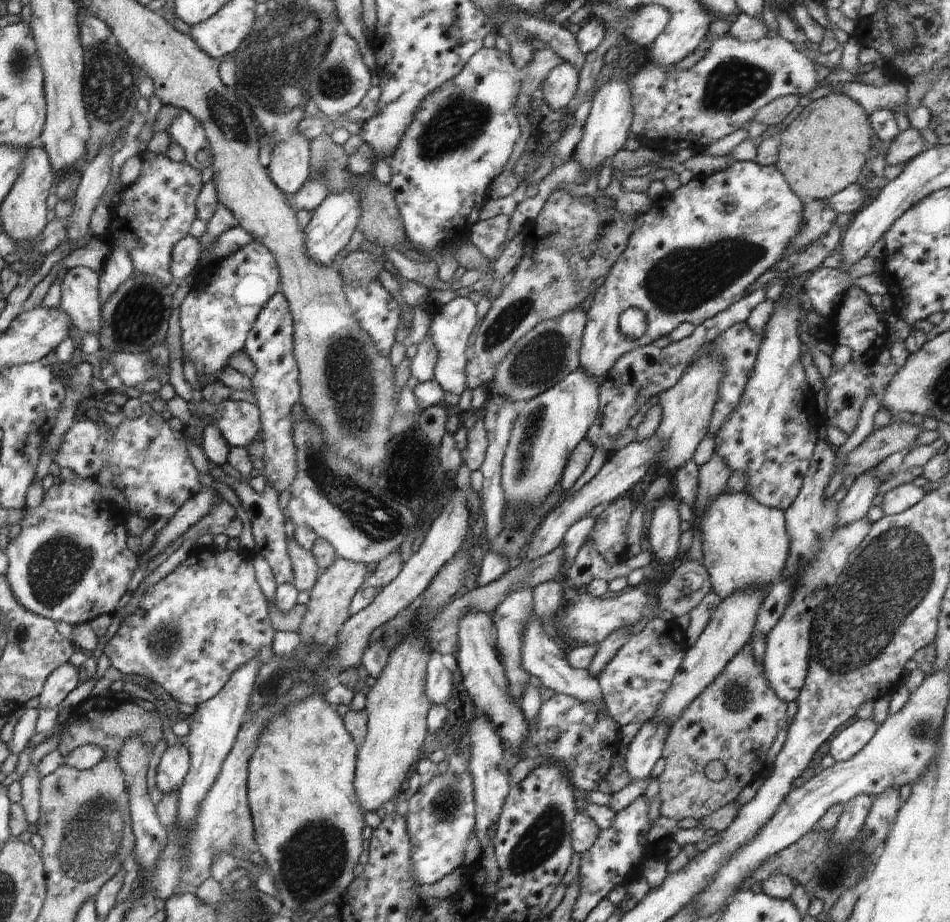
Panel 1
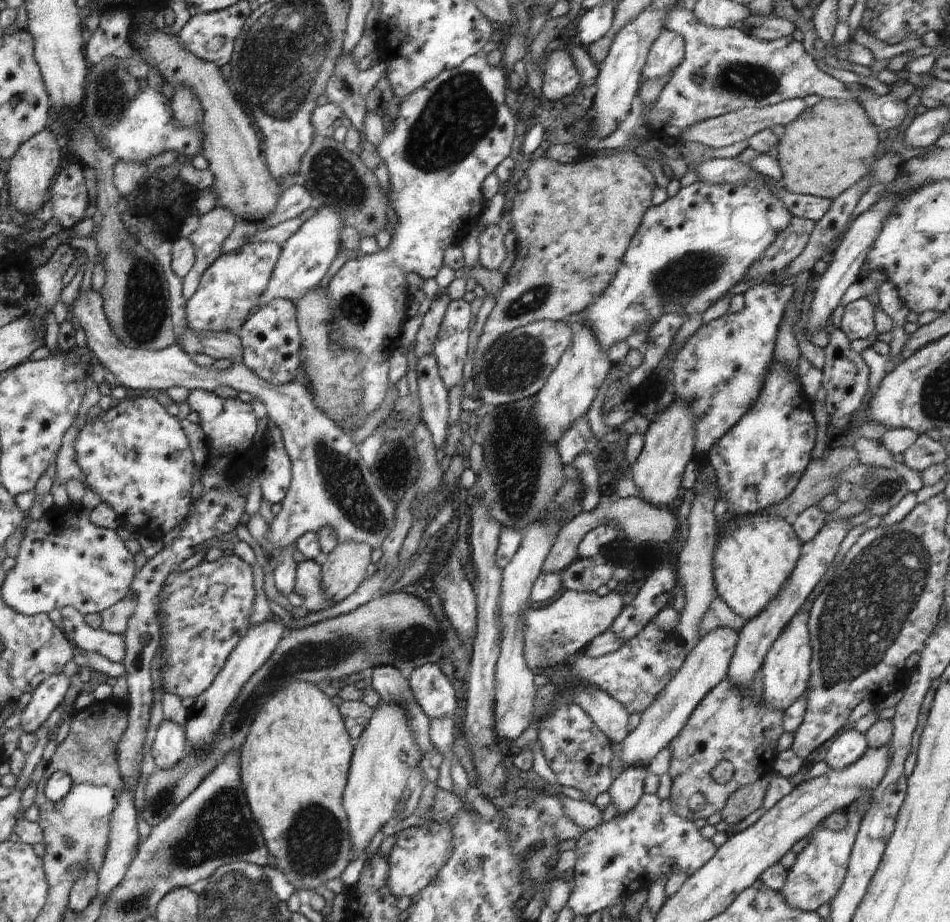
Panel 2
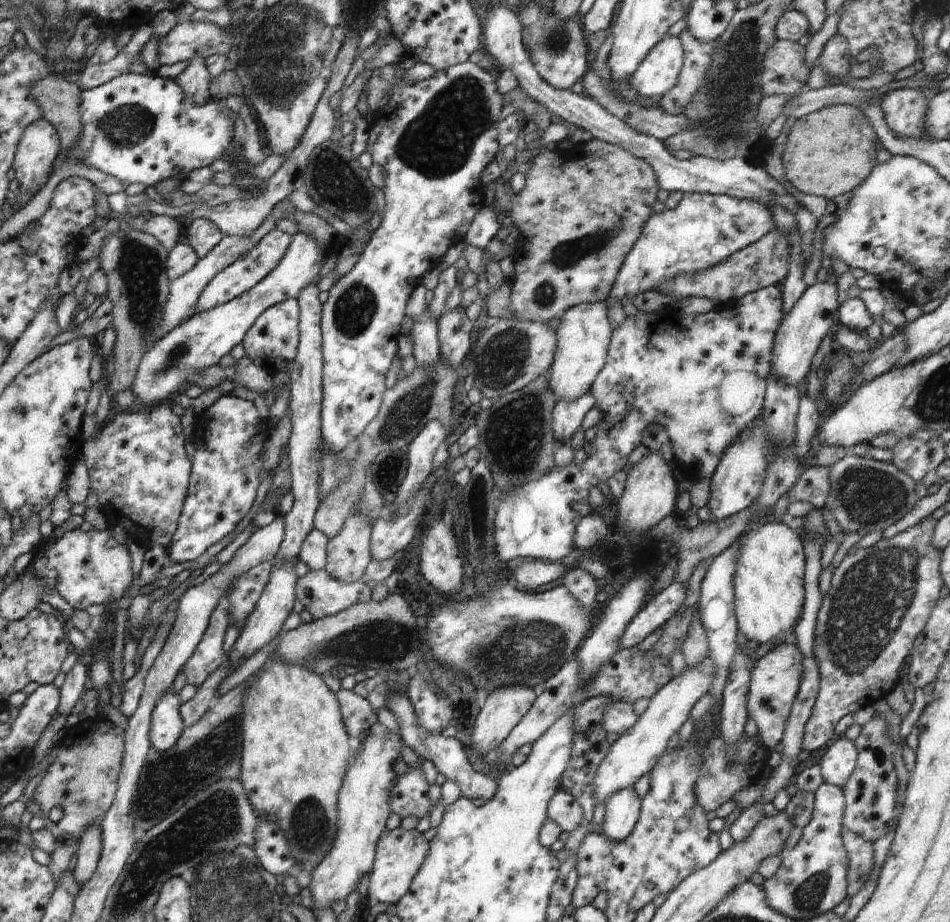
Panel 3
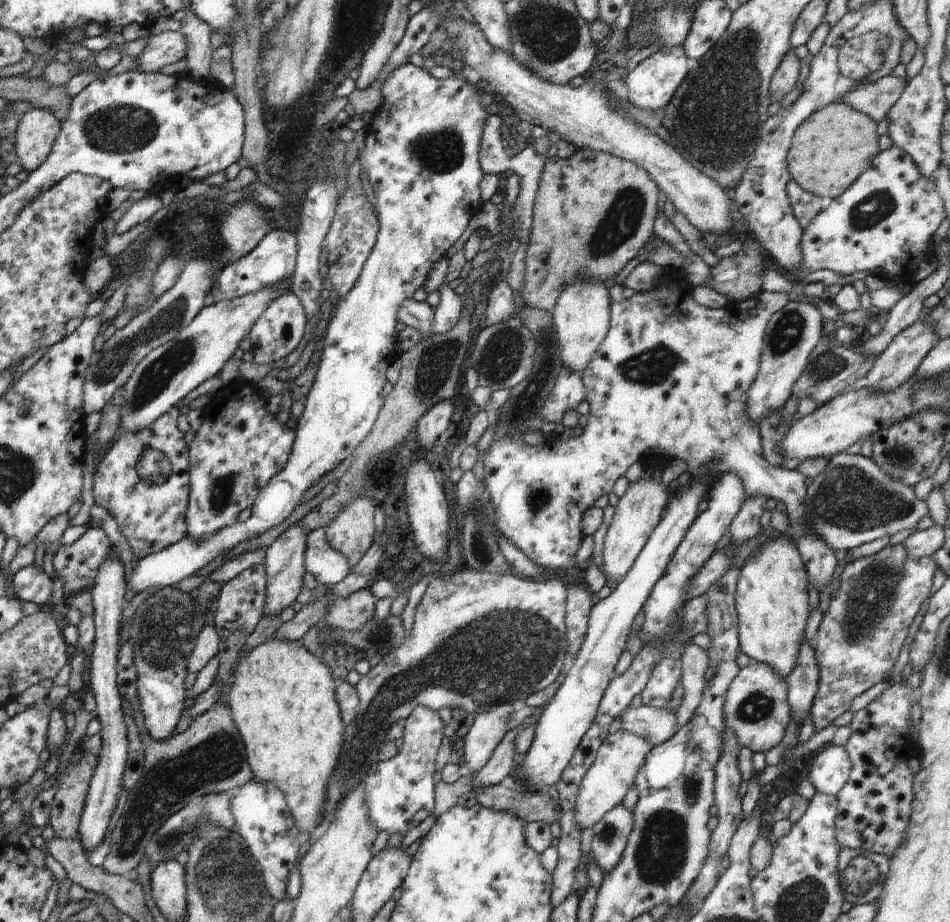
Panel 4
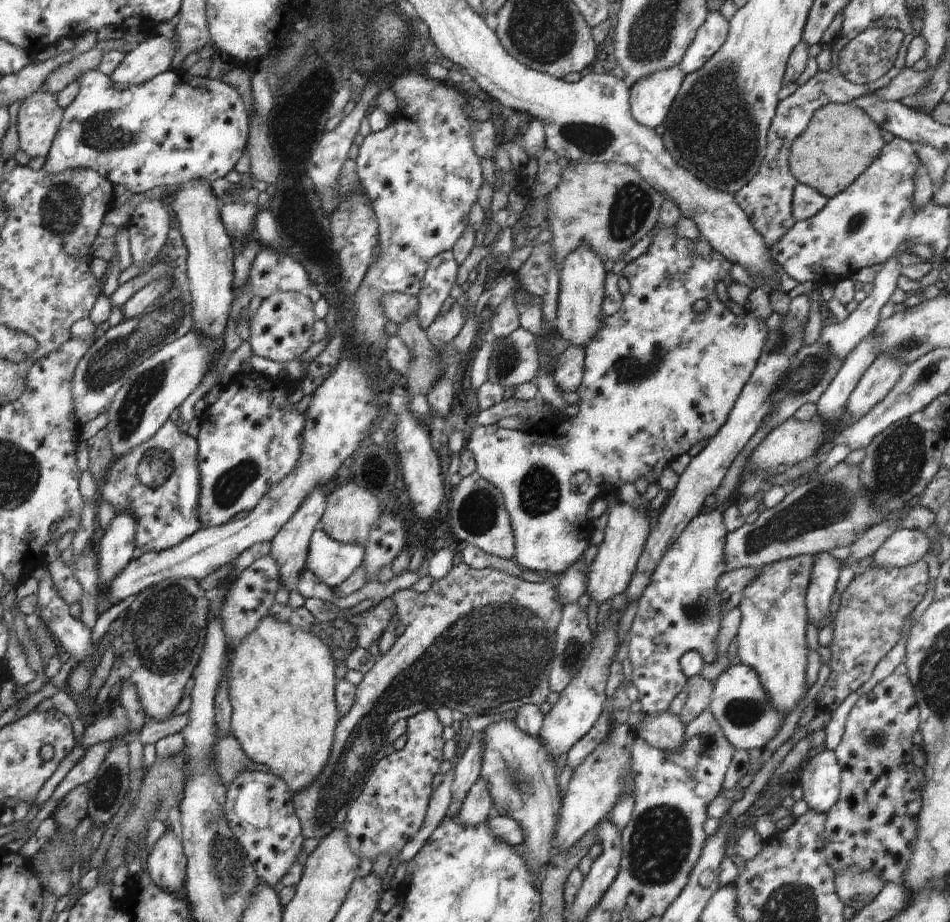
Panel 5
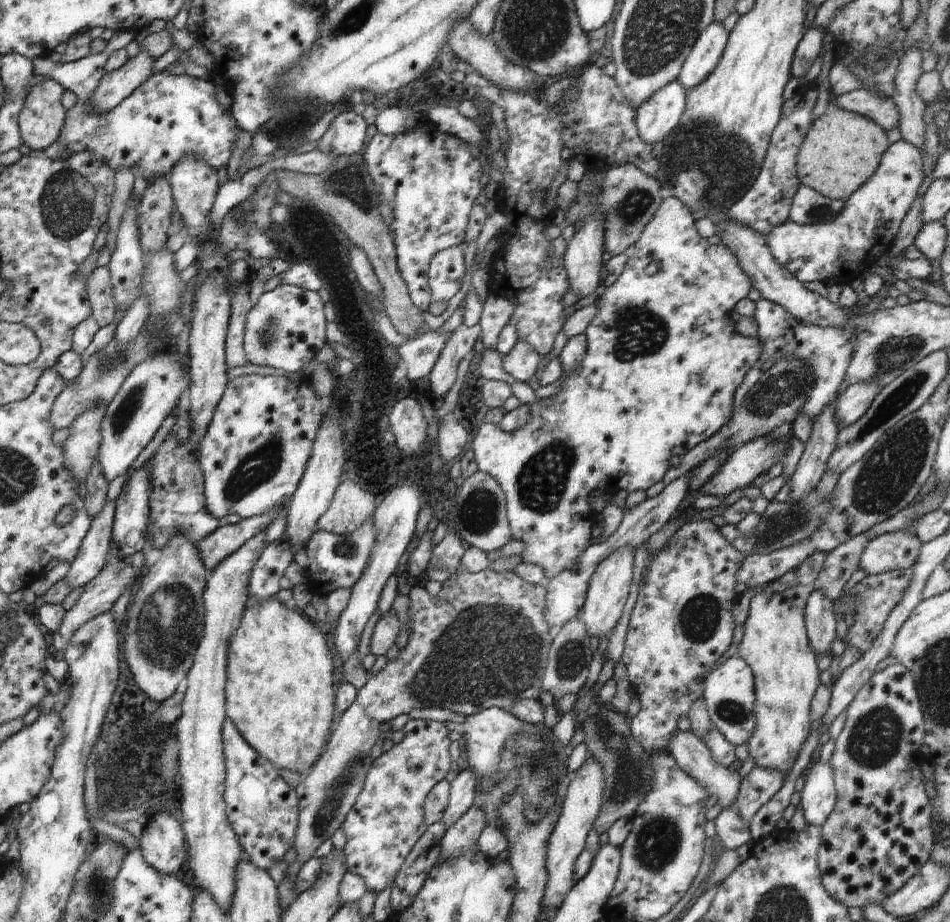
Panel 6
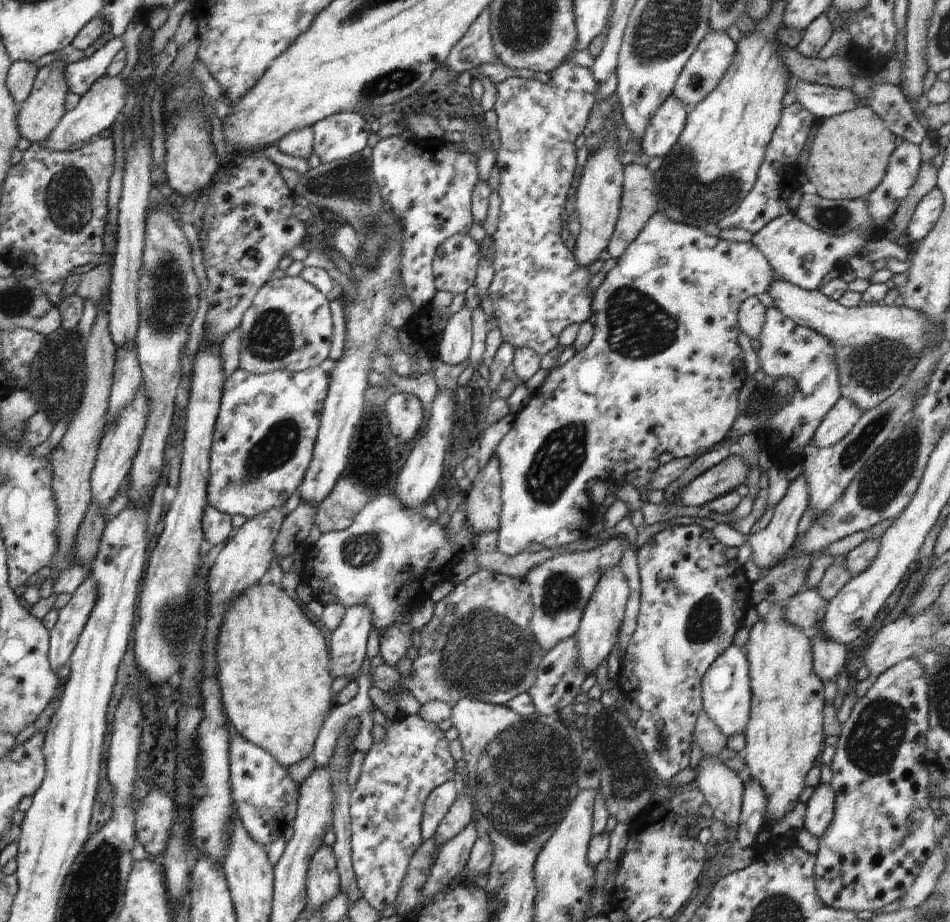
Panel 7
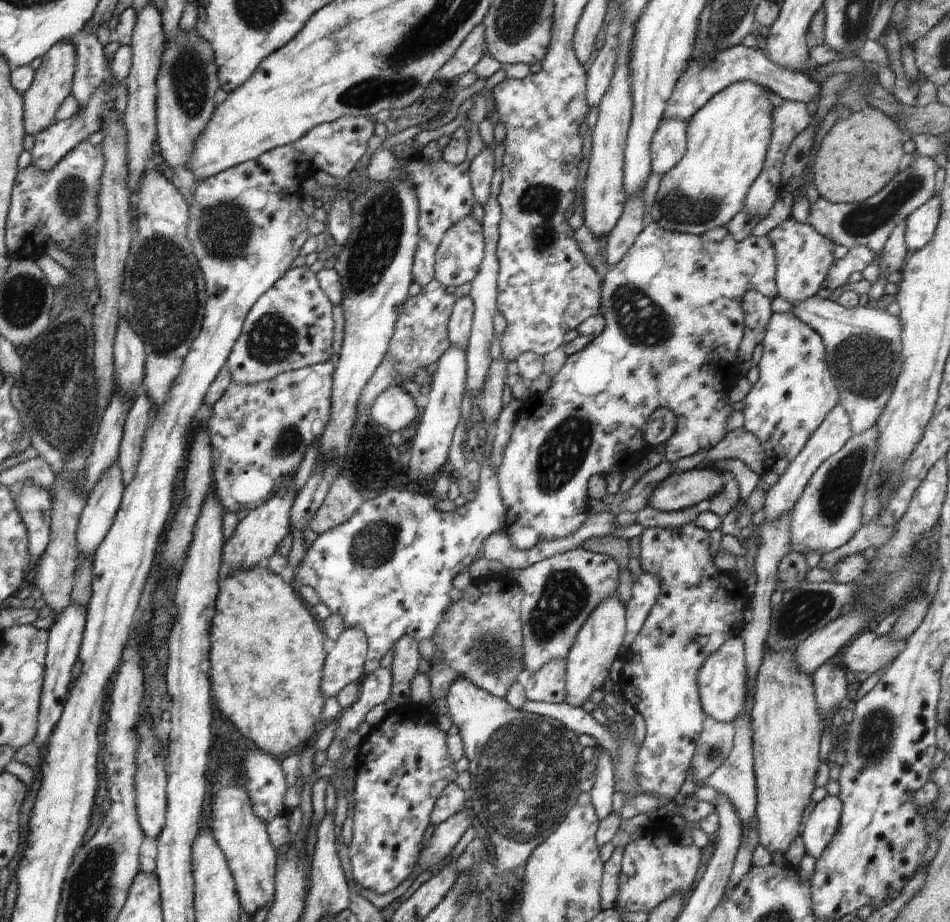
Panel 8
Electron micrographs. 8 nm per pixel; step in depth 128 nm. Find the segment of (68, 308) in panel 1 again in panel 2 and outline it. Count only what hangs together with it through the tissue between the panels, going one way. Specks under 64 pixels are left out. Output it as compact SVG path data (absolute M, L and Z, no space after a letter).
M92 288L88 292L78 292L68 316L78 319L80 328L86 334L88 350L116 376L121 386L158 392L182 386L189 391L204 390L209 393L218 386L228 386L238 392L251 393L266 406L267 418L281 429L283 445L291 464L288 492L268 530L266 544L270 548L288 548L305 532L317 533L326 526L334 530L338 544L360 542L370 546L371 551L381 548L396 520L395 505L374 484L370 468L364 464L357 445L314 404L311 394L302 384L270 384L248 370L244 363L231 364L226 370L218 370L211 365L198 366L177 343L159 351L128 348L114 336L103 311L103 298Z

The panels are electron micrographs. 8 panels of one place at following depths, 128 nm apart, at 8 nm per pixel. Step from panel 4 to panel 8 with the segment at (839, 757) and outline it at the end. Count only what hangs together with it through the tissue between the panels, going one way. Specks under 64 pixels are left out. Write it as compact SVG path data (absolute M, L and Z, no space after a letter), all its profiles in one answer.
M828 795L816 804L810 819L803 826L802 843L807 853L814 861L825 854L830 842L838 833L843 805L838 797Z

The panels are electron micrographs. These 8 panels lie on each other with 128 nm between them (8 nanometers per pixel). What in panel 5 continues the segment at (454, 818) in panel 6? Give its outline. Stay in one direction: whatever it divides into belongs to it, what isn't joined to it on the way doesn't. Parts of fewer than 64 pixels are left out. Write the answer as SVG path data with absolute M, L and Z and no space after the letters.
M481 731L475 732L472 742L464 755L459 758L456 768L452 769L453 782L451 783L451 794L453 801L463 802L471 787L481 776L483 756L483 743L481 742Z

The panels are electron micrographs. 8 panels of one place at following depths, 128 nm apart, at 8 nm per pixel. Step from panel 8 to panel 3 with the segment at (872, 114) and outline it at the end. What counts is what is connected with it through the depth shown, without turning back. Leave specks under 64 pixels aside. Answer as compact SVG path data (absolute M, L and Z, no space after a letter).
M848 104L826 106L797 119L788 130L786 148L781 156L784 176L803 194L832 200L834 196L842 196L842 194L856 190L870 176L872 168L877 163L878 143L879 140L872 125L860 109L848 106Z

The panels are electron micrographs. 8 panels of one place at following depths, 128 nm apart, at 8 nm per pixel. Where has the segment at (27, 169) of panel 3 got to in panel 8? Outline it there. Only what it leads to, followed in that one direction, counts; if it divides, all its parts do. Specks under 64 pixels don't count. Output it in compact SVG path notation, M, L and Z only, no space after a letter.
M72 40L58 42L42 58L41 66L35 70L32 86L22 95L24 105L25 134L40 134L56 122L56 110L71 96L73 77L76 71L77 51Z

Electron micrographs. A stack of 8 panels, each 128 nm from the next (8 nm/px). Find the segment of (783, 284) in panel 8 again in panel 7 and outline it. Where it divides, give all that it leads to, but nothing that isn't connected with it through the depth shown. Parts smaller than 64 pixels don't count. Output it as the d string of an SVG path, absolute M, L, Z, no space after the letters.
M903 141L894 148L882 182L878 184L876 190L872 190L868 196L862 198L868 202L868 212L874 220L872 230L850 230L848 234L842 234L842 236L830 236L811 226L806 226L806 223L790 210L784 216L772 220L762 230L753 234L751 241L760 248L760 252L764 253L764 258L770 263L770 268L772 268L773 274L776 274L776 278L786 280L786 282L795 284L804 290L816 290L816 288L820 288L822 278L828 272L838 267L845 268L850 257L859 256L858 250L868 240L885 238L884 226L889 220L892 220L900 202L906 200L910 188L914 186L916 178L918 178L920 166L922 166L922 155L920 155L918 145Z

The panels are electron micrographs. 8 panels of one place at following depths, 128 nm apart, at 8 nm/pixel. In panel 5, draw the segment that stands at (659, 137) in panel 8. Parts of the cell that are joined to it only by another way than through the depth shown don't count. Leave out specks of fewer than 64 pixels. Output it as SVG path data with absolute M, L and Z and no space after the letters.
M676 66L634 84L630 87L632 117L640 125L655 131L666 121L684 80L685 75Z

